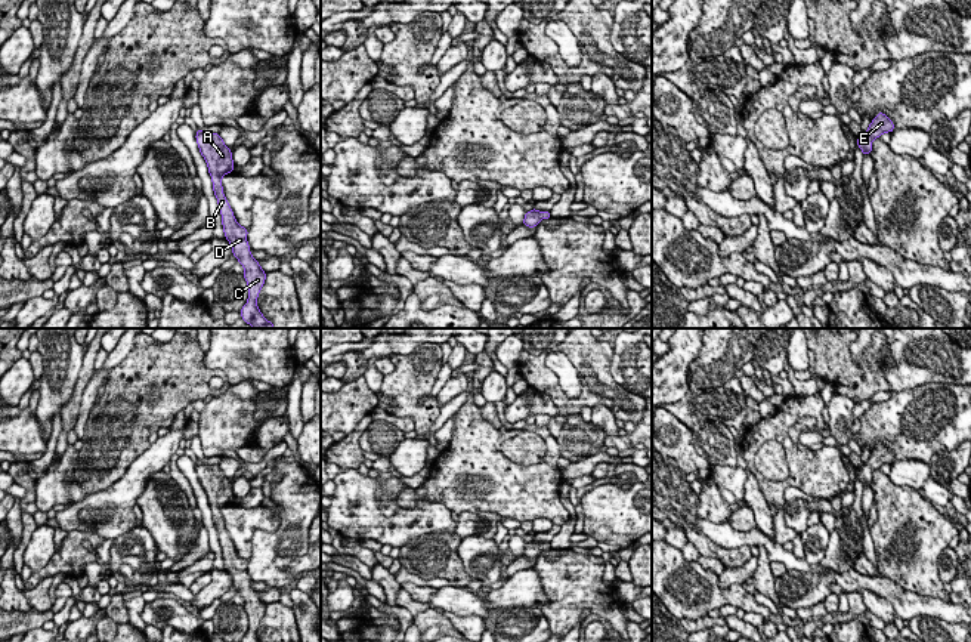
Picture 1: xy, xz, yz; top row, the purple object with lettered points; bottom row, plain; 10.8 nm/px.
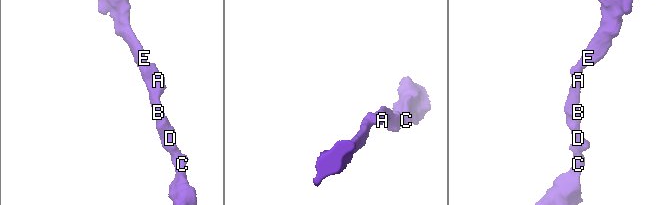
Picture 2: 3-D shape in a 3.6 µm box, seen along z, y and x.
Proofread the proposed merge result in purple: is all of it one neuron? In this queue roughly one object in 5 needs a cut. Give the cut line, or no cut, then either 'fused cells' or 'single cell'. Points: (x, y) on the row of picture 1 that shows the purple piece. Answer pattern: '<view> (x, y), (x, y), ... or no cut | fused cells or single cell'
no cut | single cell

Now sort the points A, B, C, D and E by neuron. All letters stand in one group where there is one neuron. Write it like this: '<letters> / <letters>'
A B C D E

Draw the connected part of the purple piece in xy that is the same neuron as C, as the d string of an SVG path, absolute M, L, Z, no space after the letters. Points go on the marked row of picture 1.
M198 129L195 135L200 152L208 166L213 191L222 214L225 238L232 246L232 254L245 269L244 278L247 281L250 294L247 303L239 312L241 318L253 328L275 328L275 325L263 317L256 303L259 293L265 284L266 272L257 263L257 259L251 256L247 241L248 229L236 222L229 201L223 194L222 178L226 173L234 172L235 167L232 151L225 145L219 133L204 133L201 129Z

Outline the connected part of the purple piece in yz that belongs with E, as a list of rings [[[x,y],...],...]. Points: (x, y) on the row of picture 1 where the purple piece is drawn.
[[[878,112],[868,130],[859,136],[857,146],[862,149],[863,155],[868,155],[872,152],[872,141],[879,138],[882,133],[891,133],[893,130],[893,121],[887,118],[884,112]]]

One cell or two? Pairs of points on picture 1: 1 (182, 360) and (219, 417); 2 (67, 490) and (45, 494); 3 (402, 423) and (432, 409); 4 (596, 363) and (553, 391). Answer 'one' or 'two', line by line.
1: two
2: one
3: two
4: one

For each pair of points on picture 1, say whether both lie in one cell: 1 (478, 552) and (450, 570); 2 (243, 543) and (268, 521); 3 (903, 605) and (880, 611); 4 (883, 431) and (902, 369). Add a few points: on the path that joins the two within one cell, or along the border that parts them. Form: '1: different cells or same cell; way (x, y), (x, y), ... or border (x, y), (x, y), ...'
1: different cells; border (461, 539), (457, 555), (463, 568), (481, 580)
2: same cell; way (243, 534), (259, 521)
3: different cells; border (863, 589), (886, 598), (896, 614)
4: different cells; border (928, 382), (893, 392)

